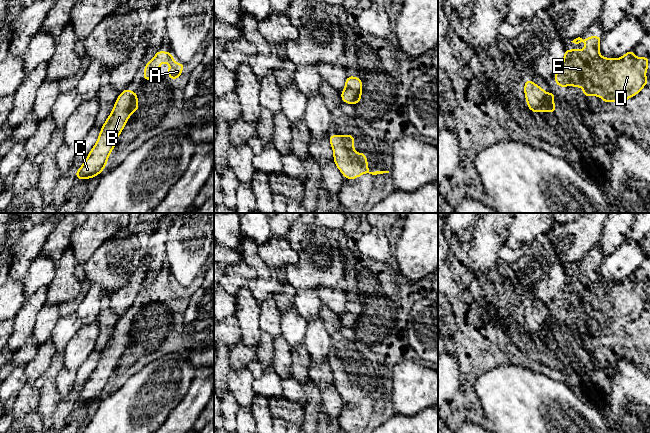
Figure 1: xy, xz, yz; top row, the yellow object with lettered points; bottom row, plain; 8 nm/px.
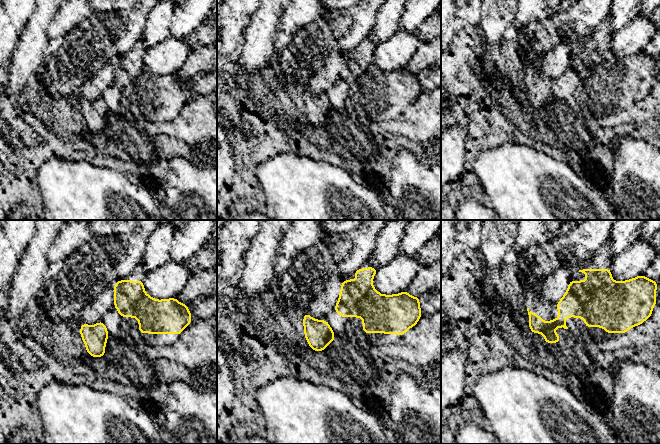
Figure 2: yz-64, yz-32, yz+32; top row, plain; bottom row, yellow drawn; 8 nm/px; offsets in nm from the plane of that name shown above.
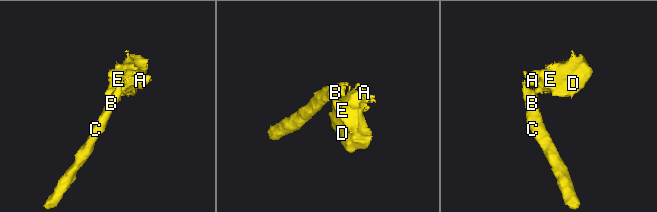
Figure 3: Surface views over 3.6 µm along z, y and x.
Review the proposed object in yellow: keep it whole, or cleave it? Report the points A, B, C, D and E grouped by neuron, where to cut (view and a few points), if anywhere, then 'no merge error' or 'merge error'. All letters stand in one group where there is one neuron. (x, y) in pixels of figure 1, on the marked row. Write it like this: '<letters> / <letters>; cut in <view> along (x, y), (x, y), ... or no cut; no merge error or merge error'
A D E / B C; cut in xy along (133, 95), (130, 101), (129, 112); merge error

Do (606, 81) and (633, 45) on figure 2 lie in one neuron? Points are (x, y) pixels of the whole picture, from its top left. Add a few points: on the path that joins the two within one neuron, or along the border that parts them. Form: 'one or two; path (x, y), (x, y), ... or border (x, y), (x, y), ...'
two; border (611, 39), (611, 53), (617, 58), (642, 49)

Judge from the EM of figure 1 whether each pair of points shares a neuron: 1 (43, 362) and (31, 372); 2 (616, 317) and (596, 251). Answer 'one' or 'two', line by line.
1: one
2: one

